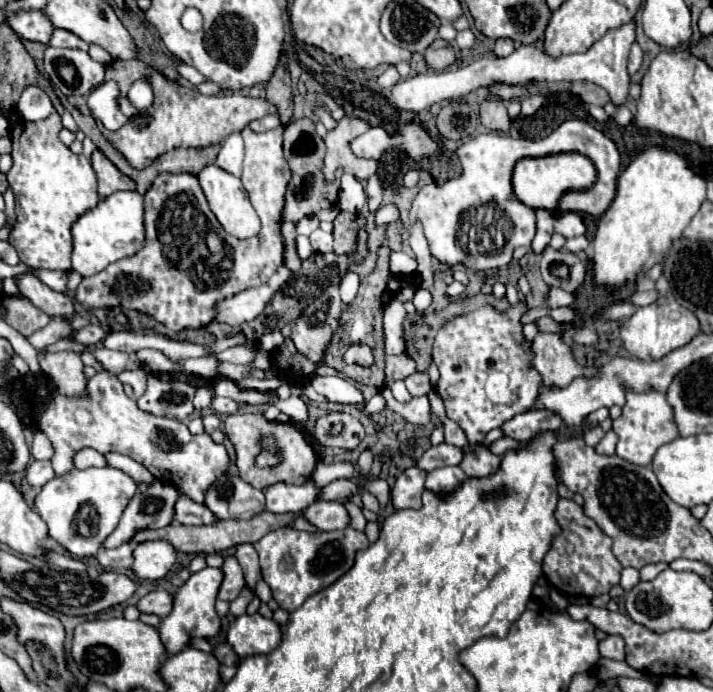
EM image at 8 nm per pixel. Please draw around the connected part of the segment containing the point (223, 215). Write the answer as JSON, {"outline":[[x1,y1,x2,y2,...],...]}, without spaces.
{"outline":[[215,165,205,167,197,177,199,177,199,185,207,197,211,211,215,213,217,221,229,235,233,235,237,239,249,239,259,233,261,223,259,223,255,209,251,207,251,201,247,199,247,193,243,191,241,179,237,179,235,175,227,175,227,171,223,171,221,167,215,167]]}

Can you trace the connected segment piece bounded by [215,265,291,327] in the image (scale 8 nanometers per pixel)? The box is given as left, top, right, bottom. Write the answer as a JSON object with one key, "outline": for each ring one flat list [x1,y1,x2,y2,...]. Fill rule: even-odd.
{"outline":[[283,265,279,271,261,287,257,289,245,289,231,299,225,299,217,305,217,317,215,321,223,321,227,325,241,325,247,321,257,319,265,305,271,301,271,297,279,291,279,287,291,277,291,271]]}

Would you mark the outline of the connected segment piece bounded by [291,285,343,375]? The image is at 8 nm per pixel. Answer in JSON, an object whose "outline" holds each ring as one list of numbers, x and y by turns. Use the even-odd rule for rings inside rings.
{"outline":[[331,285,293,323,291,339,297,351,317,365,316,375,341,375,322,363,324,351,333,332,329,325,339,325,341,311,343,301,339,297,339,289]]}

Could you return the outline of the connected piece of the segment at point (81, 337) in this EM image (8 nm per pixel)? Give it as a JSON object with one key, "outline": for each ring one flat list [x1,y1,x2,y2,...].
{"outline":[[87,325,87,327,73,333,73,339,77,339,79,343,83,343,87,347,97,345,99,341,103,341,103,337,105,337,105,331,101,327,95,327,95,325]]}

